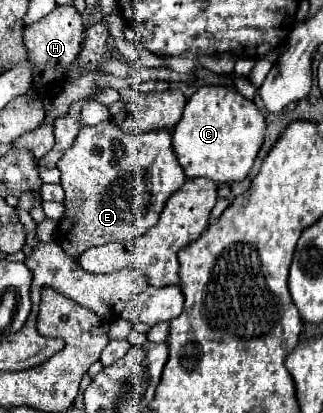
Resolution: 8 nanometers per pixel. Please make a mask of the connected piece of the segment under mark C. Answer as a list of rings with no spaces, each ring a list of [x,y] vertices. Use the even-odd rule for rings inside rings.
[[[204,86],[186,102],[184,116],[172,130],[172,148],[188,178],[208,178],[216,184],[232,184],[248,178],[264,142],[266,122],[254,102],[232,88]]]

